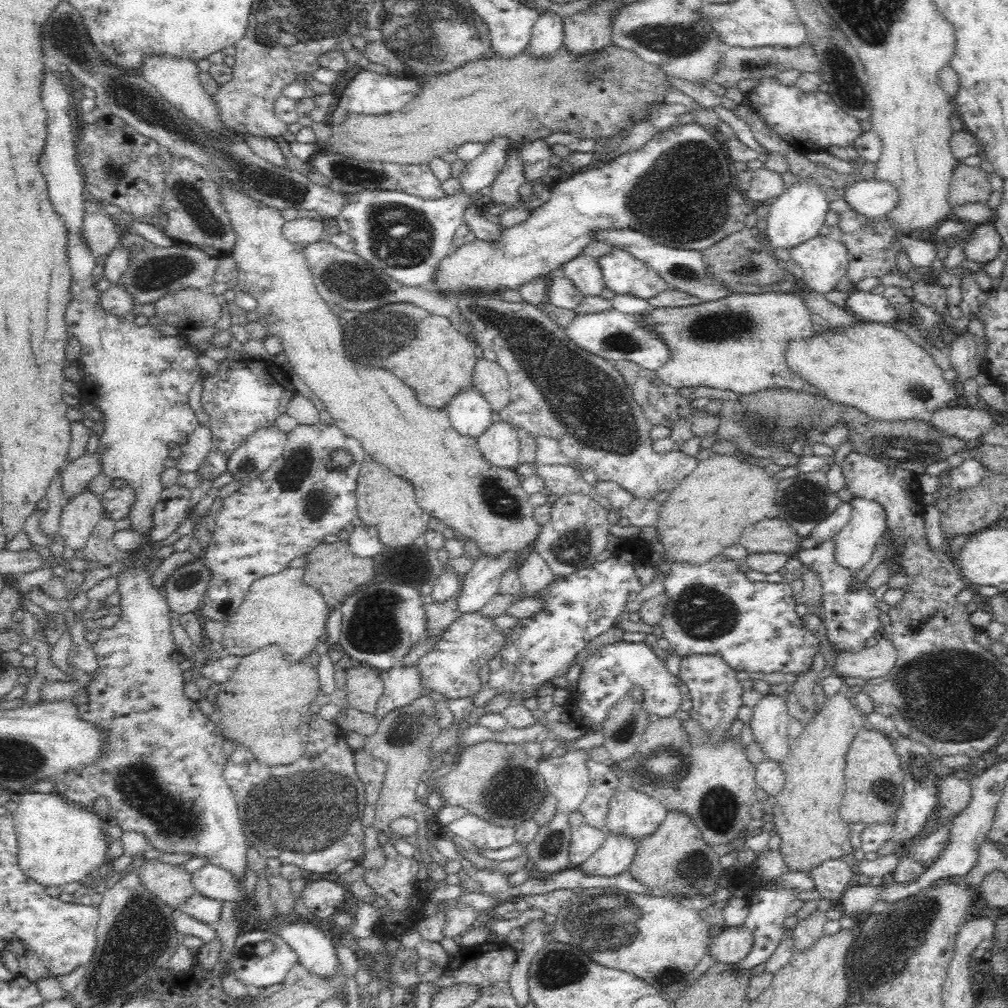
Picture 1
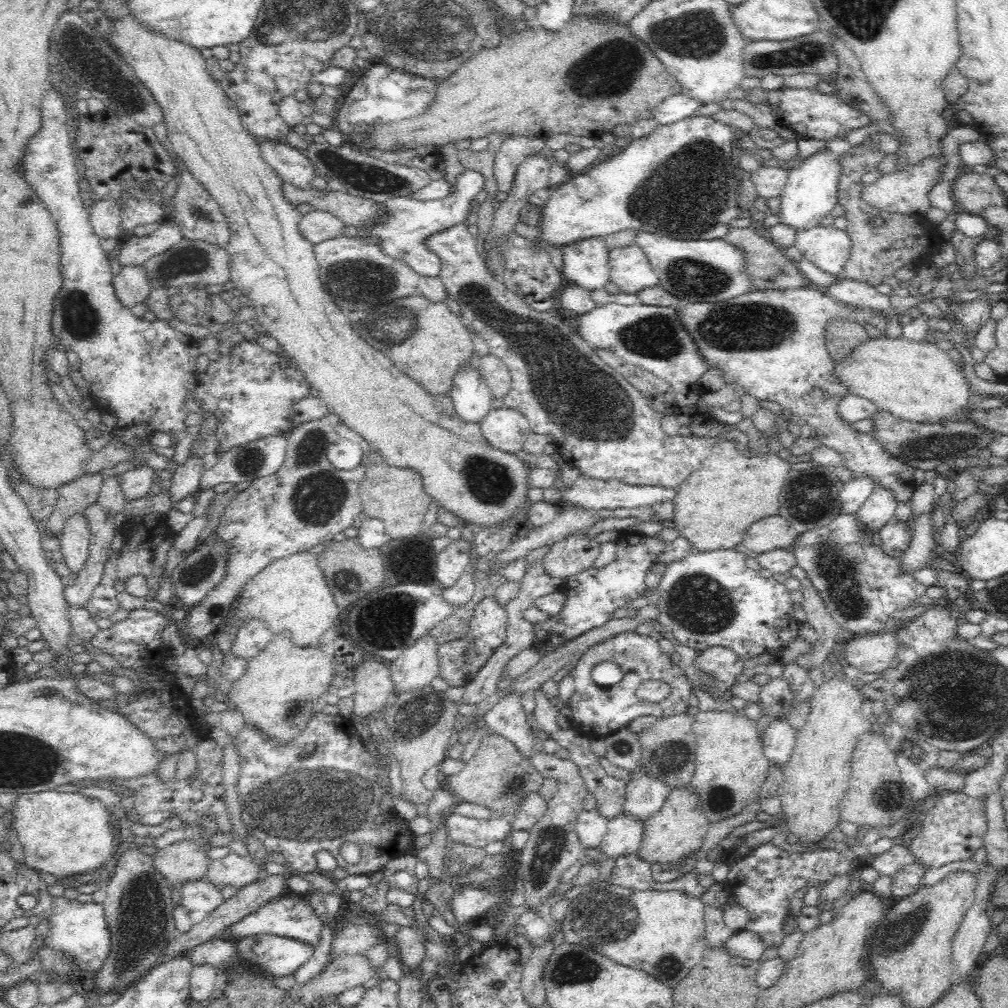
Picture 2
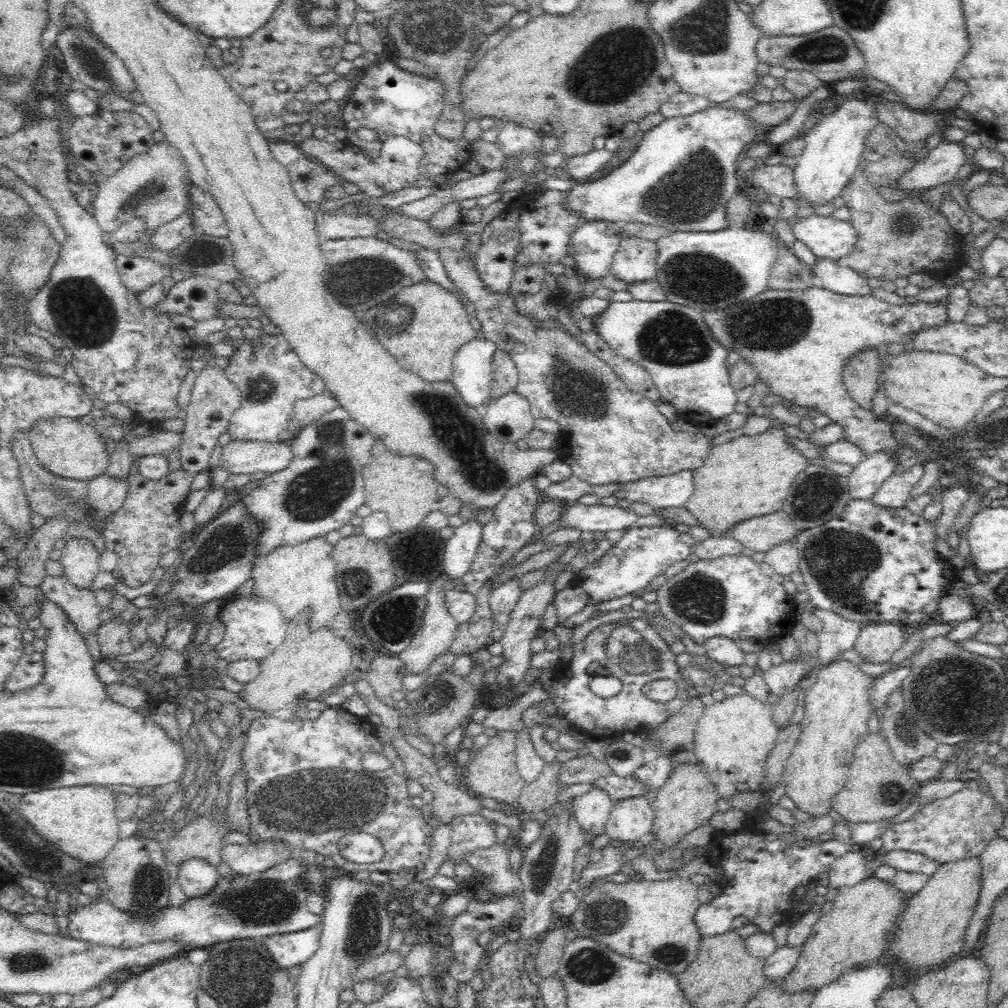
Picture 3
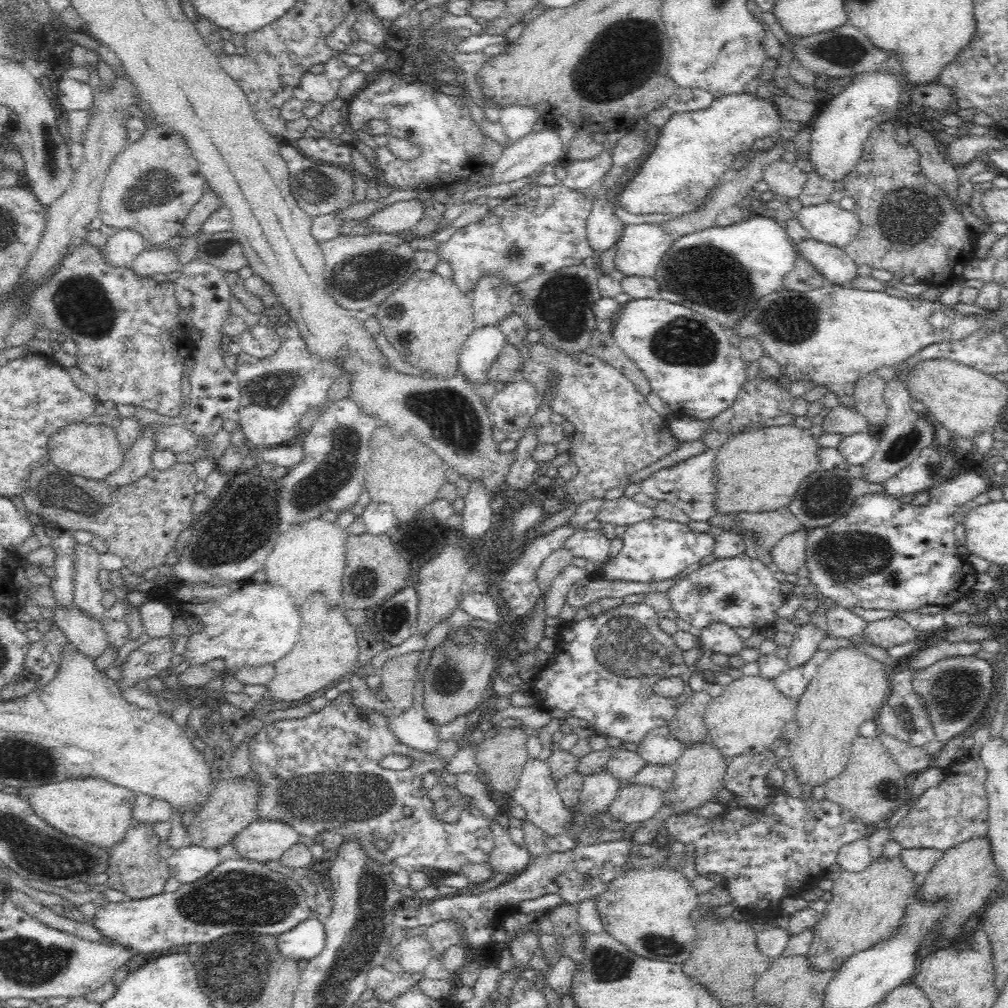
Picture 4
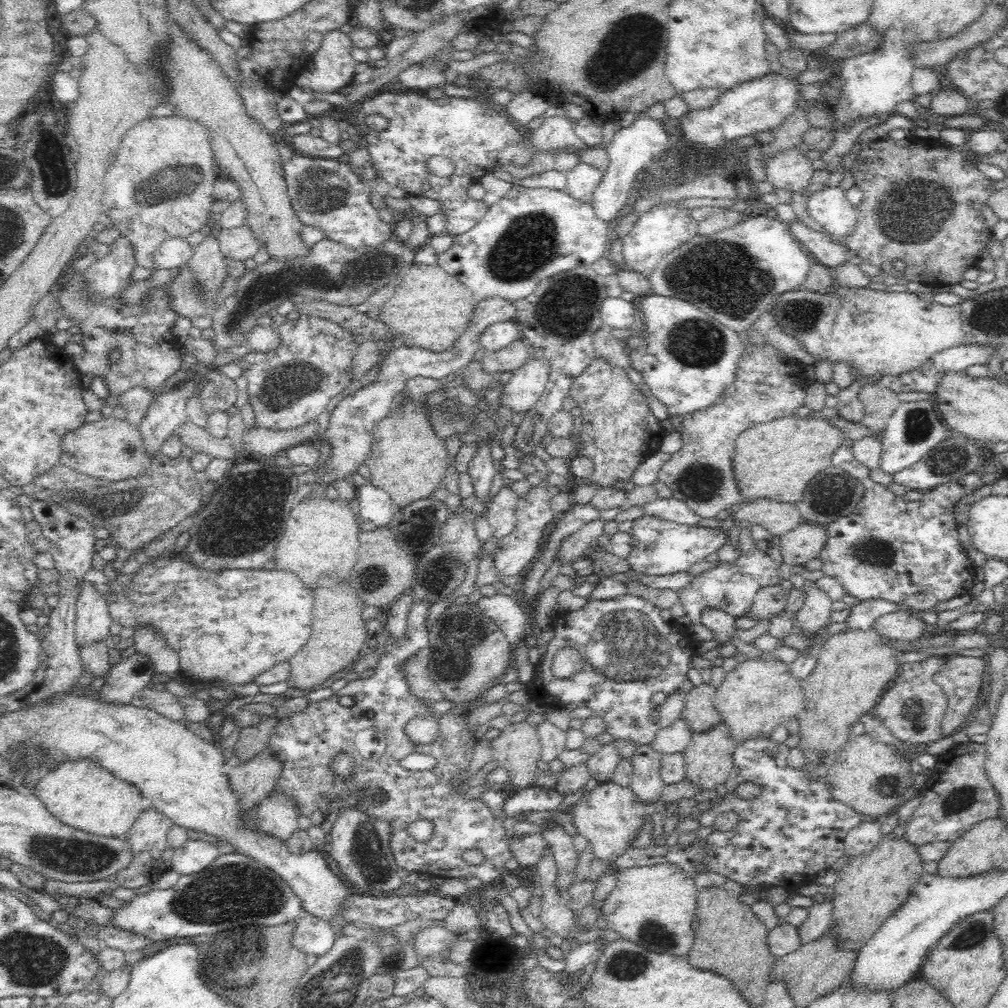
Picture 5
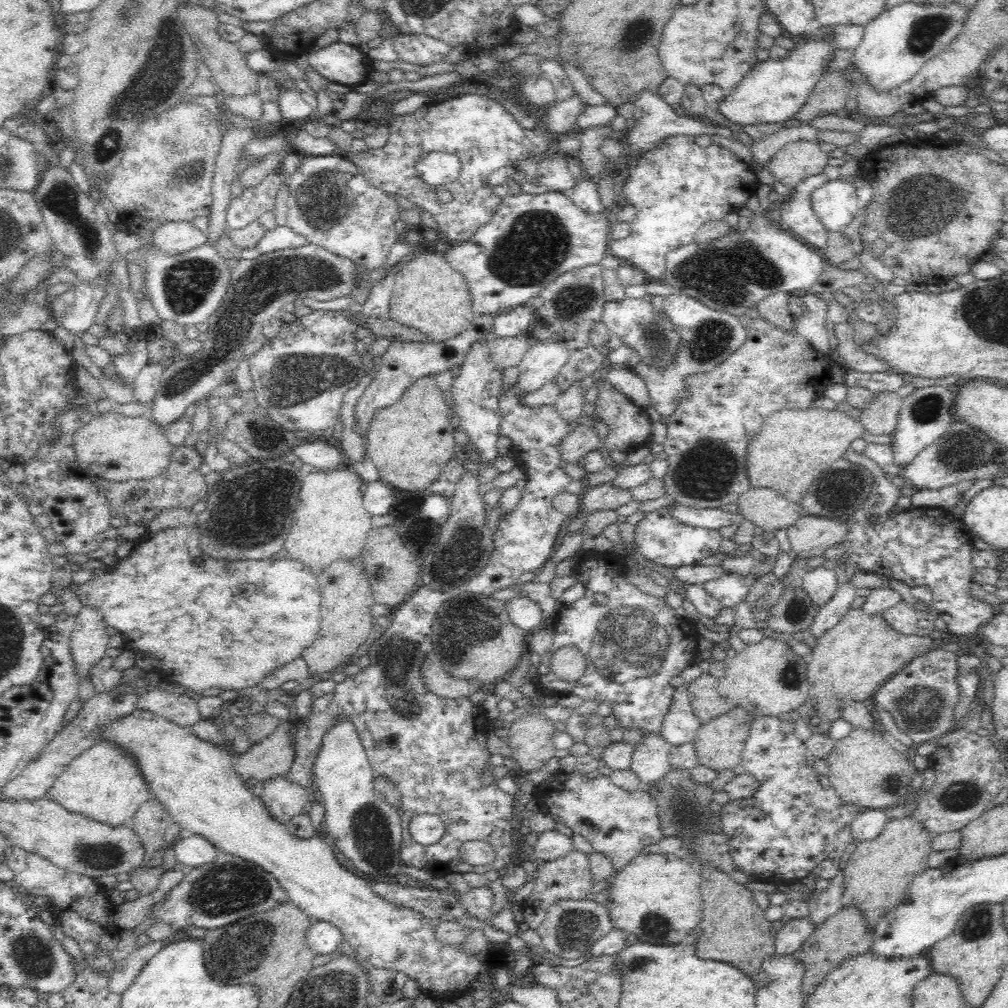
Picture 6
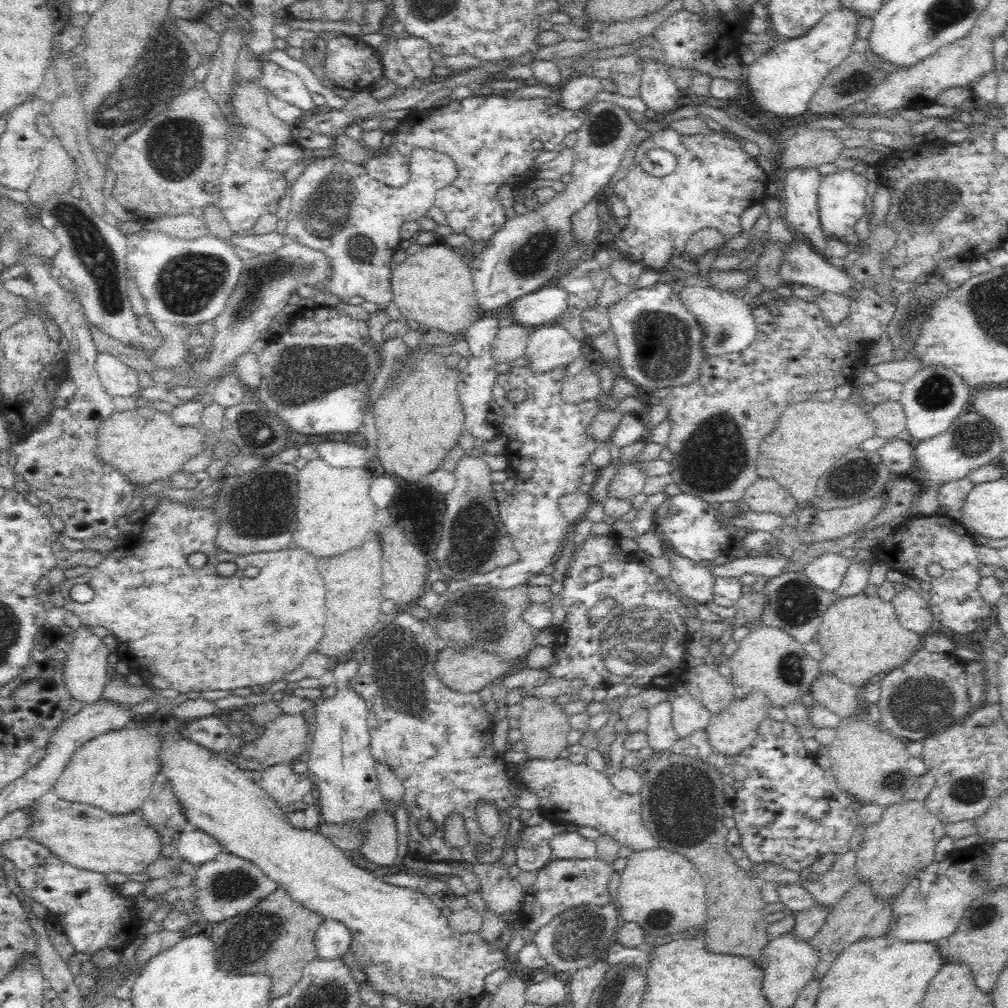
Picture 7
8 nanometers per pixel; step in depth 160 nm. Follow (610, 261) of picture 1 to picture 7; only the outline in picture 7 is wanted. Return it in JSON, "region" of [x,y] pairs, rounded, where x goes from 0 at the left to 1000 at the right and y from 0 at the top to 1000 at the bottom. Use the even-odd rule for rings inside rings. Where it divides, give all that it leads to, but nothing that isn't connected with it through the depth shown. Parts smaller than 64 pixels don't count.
{"region":[[[667,127],[652,130],[634,142],[630,157],[629,167],[609,184],[610,191],[623,205],[624,220],[608,238],[616,254],[654,270],[664,266],[663,256],[677,252],[687,232],[695,226],[708,226],[722,238],[734,234],[739,230],[734,223],[736,211],[756,200],[766,188],[749,157],[709,128],[703,133],[685,134]],[[649,147],[669,152],[673,165],[668,173],[653,178],[632,168],[640,151]]]}

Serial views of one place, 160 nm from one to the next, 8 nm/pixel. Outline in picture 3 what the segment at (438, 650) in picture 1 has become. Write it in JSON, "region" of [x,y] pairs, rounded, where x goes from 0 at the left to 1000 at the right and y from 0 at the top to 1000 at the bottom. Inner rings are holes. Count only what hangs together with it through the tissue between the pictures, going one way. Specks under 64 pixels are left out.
{"region":[[[509,572],[498,580],[490,583],[486,591],[486,603],[489,609],[489,622],[487,632],[490,637],[496,636],[502,625],[506,610],[510,605],[513,595],[518,592],[520,586],[516,584],[517,572]]]}

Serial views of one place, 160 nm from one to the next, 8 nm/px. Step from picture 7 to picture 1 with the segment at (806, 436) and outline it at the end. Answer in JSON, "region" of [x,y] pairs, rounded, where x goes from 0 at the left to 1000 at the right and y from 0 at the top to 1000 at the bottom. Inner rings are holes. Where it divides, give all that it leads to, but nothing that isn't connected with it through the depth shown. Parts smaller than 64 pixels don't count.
{"region":[[[704,449],[702,454],[696,455],[689,466],[679,474],[667,488],[664,488],[663,496],[660,496],[657,502],[655,502],[655,516],[651,518],[650,522],[653,524],[653,531],[655,531],[653,537],[657,539],[659,543],[659,551],[661,551],[661,555],[663,555],[663,560],[675,558],[684,560],[702,559],[706,554],[716,551],[716,548],[722,543],[733,539],[734,532],[736,532],[738,526],[740,526],[742,522],[759,515],[771,514],[773,507],[770,500],[770,489],[774,476],[769,473],[769,467],[770,464],[768,463],[752,462],[748,458],[736,456],[731,451]]]}

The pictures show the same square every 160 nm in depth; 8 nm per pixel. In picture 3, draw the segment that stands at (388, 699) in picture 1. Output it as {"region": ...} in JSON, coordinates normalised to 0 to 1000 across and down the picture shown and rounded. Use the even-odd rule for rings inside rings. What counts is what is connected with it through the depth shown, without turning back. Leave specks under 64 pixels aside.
{"region":[[[440,569],[434,571],[433,575],[429,576],[423,589],[423,601],[421,601],[419,621],[411,629],[408,639],[400,647],[393,649],[397,653],[397,656],[401,656],[406,668],[417,669],[436,650],[445,651],[447,648],[446,641],[448,640],[448,635],[450,635],[455,618],[452,617],[452,614],[446,609],[443,602],[441,589],[446,582],[448,581],[443,579],[443,573]]]}

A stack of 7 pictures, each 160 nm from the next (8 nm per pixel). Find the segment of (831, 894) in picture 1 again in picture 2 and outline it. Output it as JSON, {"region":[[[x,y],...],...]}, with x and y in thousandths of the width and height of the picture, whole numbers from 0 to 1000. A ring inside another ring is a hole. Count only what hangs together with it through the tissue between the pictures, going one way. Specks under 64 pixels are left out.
{"region":[[[761,835],[748,841],[742,848],[731,852],[723,858],[721,871],[724,875],[724,888],[721,895],[712,899],[717,905],[724,898],[736,898],[742,902],[744,913],[740,921],[750,925],[762,941],[774,938],[778,933],[778,915],[785,905],[784,893],[788,885],[798,878],[816,877],[831,867],[839,867],[844,861],[845,853],[839,851],[827,841],[813,841],[809,844],[784,845]]]}

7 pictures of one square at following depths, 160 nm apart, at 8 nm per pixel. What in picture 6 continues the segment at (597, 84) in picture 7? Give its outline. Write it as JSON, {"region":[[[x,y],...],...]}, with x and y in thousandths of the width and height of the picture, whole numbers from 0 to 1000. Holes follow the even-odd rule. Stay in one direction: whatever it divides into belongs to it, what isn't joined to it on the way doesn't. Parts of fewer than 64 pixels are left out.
{"region":[[[570,91],[563,99],[550,102],[550,105],[542,110],[542,116],[539,117],[541,125],[548,133],[559,136],[565,132],[571,135],[571,119],[580,105],[576,95]]]}

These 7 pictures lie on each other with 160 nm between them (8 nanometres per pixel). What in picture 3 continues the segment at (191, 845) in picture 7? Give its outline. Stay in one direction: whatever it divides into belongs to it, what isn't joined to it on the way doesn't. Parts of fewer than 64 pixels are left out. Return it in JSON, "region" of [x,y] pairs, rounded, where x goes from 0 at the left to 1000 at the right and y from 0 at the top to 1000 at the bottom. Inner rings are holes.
{"region":[[[193,849],[179,855],[179,858],[173,862],[176,864],[175,874],[186,891],[206,885],[217,871],[214,859],[210,859],[206,854]]]}

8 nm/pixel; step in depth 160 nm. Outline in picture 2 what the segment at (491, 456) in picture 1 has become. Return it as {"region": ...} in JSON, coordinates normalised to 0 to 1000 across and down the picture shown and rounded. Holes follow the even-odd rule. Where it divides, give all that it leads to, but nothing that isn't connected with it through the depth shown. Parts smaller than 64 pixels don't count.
{"region":[[[501,402],[486,405],[475,420],[484,438],[506,450],[519,446],[521,437],[528,430],[524,416],[515,407]]]}

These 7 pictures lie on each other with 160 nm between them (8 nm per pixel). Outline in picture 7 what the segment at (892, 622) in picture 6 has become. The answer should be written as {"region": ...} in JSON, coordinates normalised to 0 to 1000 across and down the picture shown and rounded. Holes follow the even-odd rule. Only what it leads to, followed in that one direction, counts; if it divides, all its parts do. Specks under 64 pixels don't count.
{"region":[[[903,581],[890,587],[884,598],[889,604],[891,615],[899,625],[910,627],[916,631],[923,626],[926,611],[917,586],[910,587]]]}

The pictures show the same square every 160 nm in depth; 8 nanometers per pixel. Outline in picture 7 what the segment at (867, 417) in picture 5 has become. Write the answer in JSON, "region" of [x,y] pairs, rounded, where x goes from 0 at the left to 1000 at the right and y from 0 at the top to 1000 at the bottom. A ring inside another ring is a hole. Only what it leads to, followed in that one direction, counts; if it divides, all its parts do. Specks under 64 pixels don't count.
{"region":[[[879,398],[862,403],[861,413],[868,419],[868,433],[887,436],[899,427],[899,412],[893,398]]]}

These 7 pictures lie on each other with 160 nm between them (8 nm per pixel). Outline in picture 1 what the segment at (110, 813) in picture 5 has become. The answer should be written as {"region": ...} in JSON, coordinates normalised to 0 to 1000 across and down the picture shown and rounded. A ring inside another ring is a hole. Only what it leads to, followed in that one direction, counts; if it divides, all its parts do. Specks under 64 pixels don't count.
{"region":[[[30,784],[20,787],[18,801],[12,807],[18,832],[18,859],[42,879],[79,875],[91,863],[109,855],[102,813],[85,800],[69,796],[60,787],[42,788]]]}

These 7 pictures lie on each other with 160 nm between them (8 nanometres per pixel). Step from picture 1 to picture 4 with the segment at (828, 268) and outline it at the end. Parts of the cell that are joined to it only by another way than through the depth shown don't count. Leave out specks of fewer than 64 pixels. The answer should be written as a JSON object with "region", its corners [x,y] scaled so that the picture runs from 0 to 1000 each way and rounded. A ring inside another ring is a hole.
{"region":[[[822,197],[811,203],[797,204],[789,214],[803,234],[833,246],[845,240],[853,228],[846,209],[834,206],[831,200]]]}

